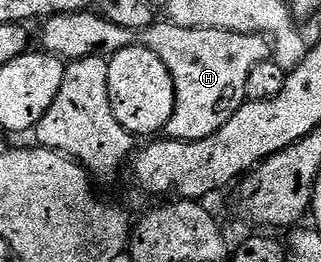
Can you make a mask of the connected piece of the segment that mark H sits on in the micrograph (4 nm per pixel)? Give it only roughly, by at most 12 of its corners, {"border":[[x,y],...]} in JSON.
{"border":[[154,21],[139,43],[167,65],[164,134],[211,137],[247,102],[264,35]]}

